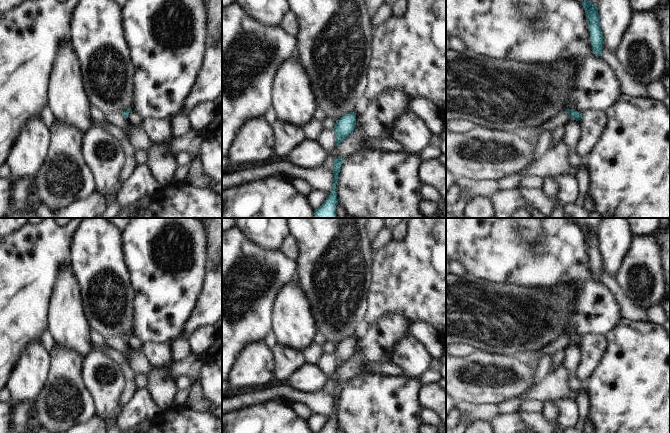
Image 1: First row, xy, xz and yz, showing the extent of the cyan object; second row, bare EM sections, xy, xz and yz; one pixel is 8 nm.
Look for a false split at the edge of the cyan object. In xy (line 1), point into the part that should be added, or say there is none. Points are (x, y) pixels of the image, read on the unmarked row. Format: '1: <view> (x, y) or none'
1: none

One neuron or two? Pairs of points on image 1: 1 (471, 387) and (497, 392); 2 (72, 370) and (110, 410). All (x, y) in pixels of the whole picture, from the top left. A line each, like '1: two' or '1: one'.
1: one
2: two

